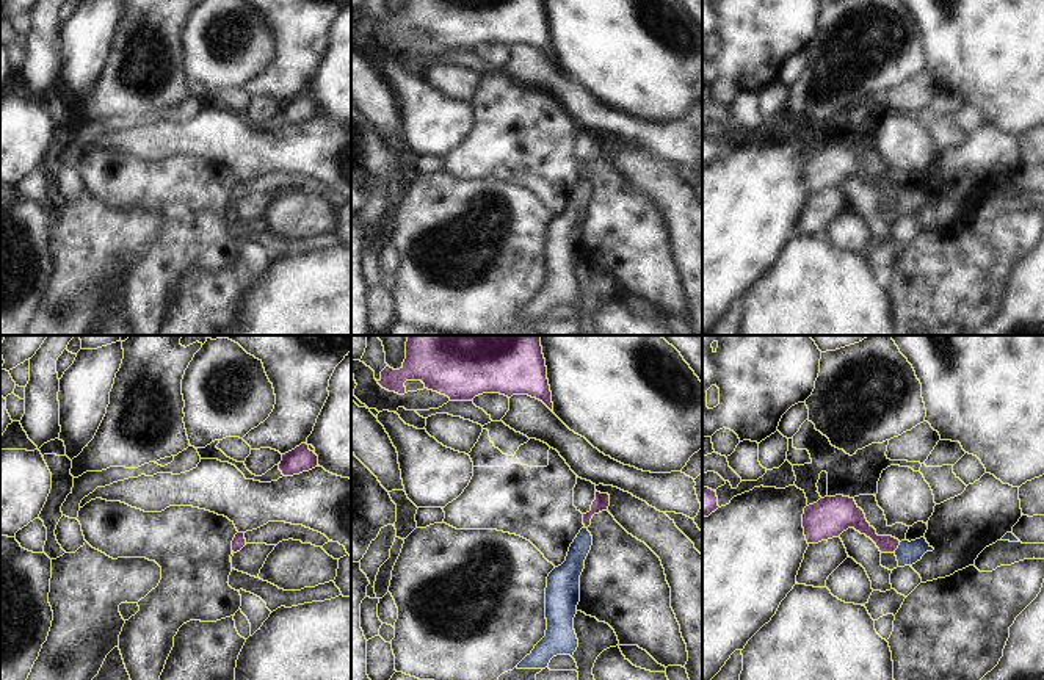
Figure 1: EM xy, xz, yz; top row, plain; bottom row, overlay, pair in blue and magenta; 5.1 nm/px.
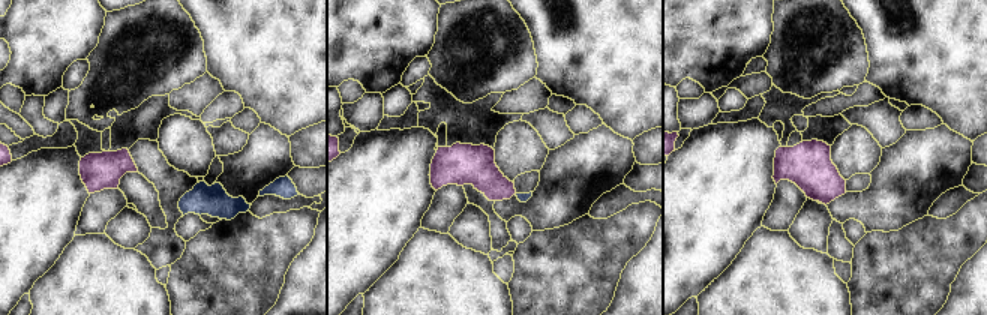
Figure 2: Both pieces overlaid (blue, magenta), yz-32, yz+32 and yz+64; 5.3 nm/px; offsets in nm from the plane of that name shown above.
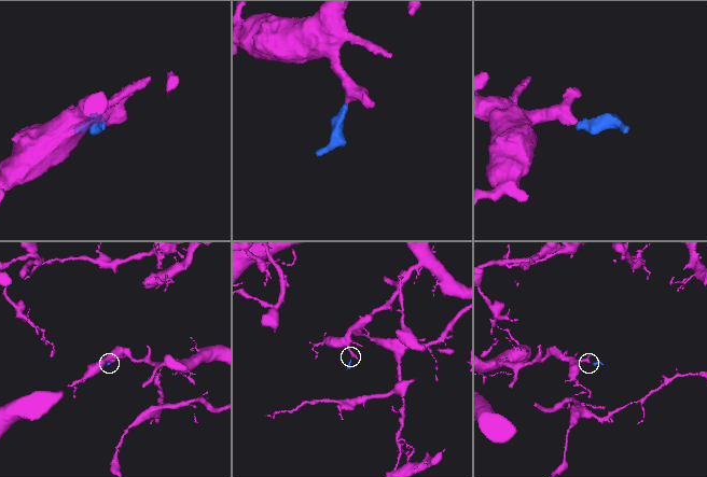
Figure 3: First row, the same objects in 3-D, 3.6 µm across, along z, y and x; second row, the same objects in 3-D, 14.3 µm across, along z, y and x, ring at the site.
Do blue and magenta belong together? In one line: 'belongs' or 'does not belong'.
belongs

